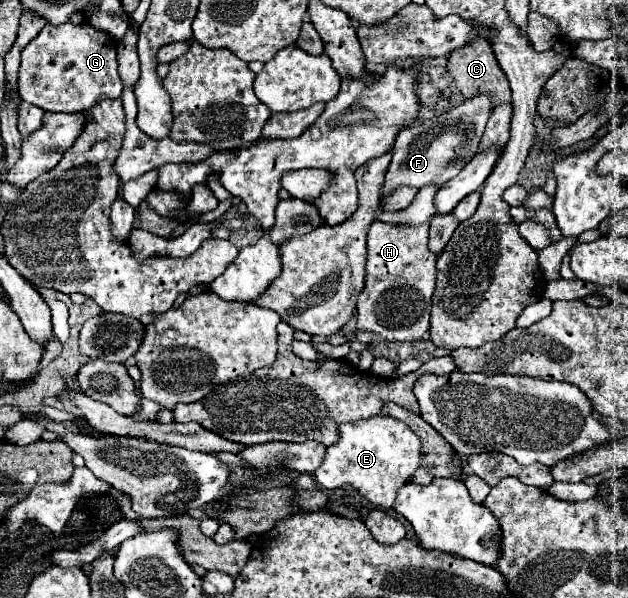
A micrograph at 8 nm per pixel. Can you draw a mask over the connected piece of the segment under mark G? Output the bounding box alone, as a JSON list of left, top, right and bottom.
[21,24,123,112]

